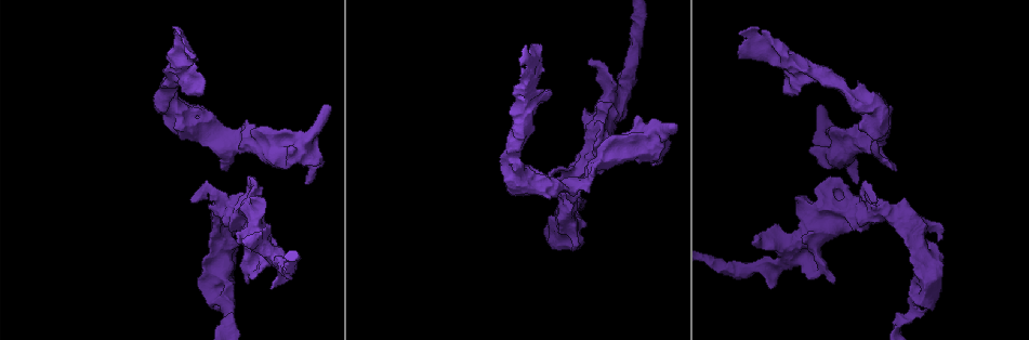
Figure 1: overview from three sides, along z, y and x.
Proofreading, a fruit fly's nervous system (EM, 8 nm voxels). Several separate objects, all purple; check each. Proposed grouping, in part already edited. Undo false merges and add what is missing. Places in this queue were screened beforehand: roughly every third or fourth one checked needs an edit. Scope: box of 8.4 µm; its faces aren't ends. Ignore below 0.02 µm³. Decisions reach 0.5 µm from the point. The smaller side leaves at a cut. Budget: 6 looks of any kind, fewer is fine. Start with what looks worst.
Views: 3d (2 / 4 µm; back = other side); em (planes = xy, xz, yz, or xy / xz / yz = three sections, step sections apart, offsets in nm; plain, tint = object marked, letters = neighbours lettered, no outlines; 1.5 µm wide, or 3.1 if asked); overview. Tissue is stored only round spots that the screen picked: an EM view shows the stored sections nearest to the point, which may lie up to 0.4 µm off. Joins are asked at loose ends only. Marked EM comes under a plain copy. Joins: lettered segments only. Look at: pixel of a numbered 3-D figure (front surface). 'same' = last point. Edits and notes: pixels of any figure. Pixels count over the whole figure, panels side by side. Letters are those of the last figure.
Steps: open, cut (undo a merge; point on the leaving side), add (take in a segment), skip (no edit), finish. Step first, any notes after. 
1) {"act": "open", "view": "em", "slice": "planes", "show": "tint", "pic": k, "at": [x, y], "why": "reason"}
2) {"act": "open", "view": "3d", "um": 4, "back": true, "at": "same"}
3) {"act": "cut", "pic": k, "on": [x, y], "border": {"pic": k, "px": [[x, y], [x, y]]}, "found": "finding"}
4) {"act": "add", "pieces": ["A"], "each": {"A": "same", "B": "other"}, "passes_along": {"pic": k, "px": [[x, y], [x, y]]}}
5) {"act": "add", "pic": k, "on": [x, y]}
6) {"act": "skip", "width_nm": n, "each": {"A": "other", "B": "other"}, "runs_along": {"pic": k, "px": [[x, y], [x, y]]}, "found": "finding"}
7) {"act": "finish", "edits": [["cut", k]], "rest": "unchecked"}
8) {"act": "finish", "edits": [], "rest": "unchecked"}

{"act": "open", "view": "3d", "um": 4, "pic": 1, "at": [241, 243], "why": "free end"}

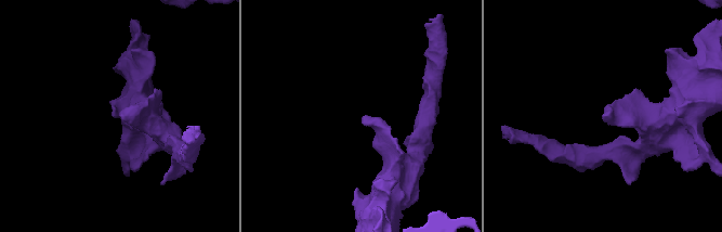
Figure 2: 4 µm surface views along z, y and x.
{"act": "open", "view": "em", "slice": "xy", "step": 4, "show": "letters", "pic": 2, "at": [364, 118]}

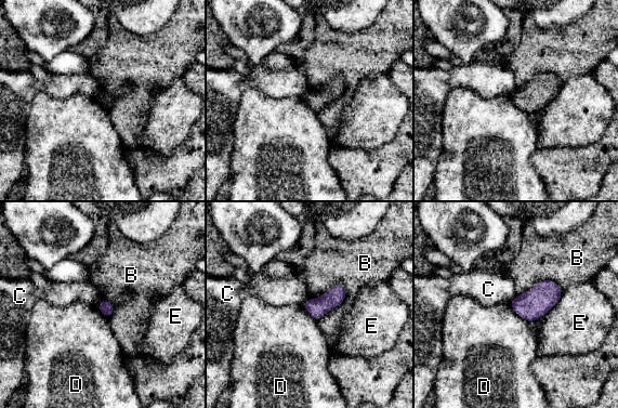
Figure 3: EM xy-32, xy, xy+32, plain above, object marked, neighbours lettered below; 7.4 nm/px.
{"act": "skip", "longest_contact_nm": ["B", 320], "each": {"B": "other", "C": "other", "D": "other", "E": "other"}, "border": {"pic": 3, "px": [[516, 295], [509, 303]]}, "found": "no lettered segment goes on from it"}

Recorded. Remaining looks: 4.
{"act": "open", "view": "3d", "um": 4, "back": true, "pic": 1, "at": [635, 148]}

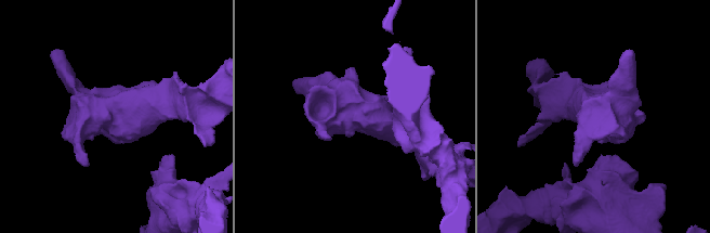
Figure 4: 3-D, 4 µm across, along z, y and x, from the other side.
{"act": "open", "view": "em", "slice": "xy", "step": 8, "show": "tint", "pic": 4, "at": [352, 113]}

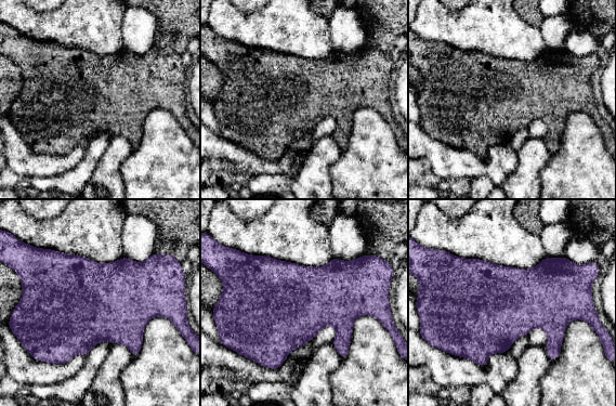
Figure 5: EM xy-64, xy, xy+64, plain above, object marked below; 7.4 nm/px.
{"act": "open", "view": "em", "slice": "planes", "show": "letters", "at": "same"}

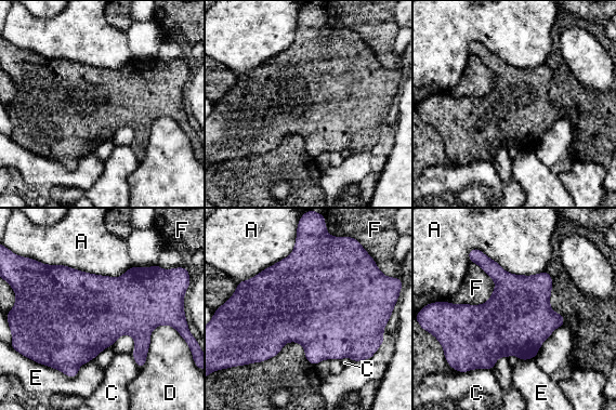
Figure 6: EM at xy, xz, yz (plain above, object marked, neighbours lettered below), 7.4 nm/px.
{"act": "skip", "each": {"A": "other", "C": "other", "D": "other", "E": "other", "F": "other"}, "border": {"pic": 6, "px": [[496, 283], [481, 304], [446, 302]]}, "found": "all the same cell"}

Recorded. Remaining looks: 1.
{"act": "finish", "edits": [], "rest": "unchecked"}

